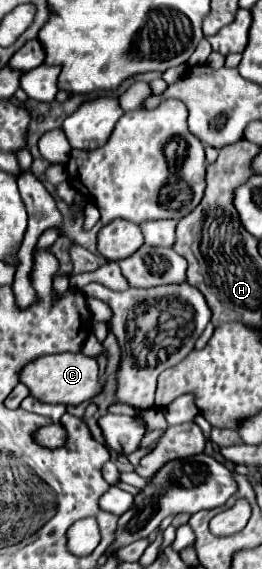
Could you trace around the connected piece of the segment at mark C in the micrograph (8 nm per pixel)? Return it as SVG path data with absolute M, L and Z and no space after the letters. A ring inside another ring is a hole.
M81 352L71 354L47 354L37 358L37 362L31 362L29 366L25 366L25 370L21 370L21 384L29 386L31 396L39 398L41 402L49 402L49 404L73 404L79 406L83 402L91 402L101 390L103 384L99 380L99 366L95 358L89 358Z

